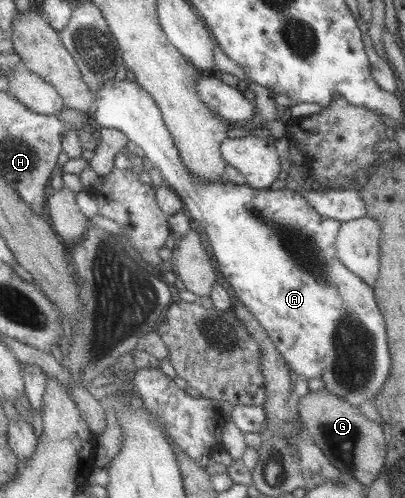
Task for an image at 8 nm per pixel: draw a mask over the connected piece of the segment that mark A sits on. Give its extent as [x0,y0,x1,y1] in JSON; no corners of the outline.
[93,77,389,407]

